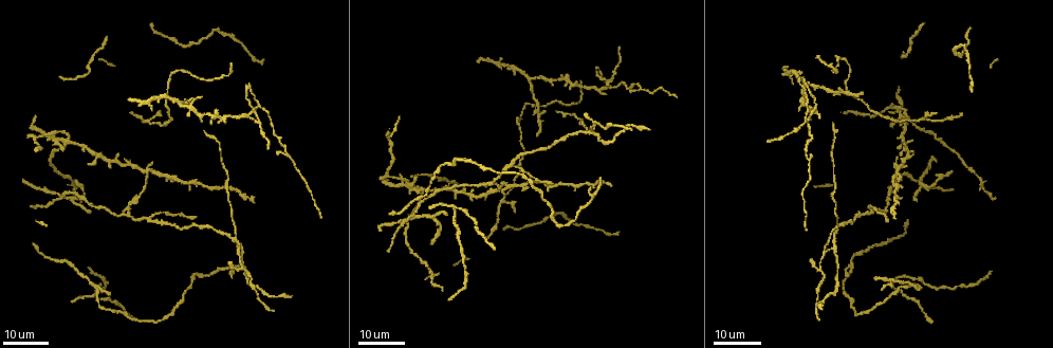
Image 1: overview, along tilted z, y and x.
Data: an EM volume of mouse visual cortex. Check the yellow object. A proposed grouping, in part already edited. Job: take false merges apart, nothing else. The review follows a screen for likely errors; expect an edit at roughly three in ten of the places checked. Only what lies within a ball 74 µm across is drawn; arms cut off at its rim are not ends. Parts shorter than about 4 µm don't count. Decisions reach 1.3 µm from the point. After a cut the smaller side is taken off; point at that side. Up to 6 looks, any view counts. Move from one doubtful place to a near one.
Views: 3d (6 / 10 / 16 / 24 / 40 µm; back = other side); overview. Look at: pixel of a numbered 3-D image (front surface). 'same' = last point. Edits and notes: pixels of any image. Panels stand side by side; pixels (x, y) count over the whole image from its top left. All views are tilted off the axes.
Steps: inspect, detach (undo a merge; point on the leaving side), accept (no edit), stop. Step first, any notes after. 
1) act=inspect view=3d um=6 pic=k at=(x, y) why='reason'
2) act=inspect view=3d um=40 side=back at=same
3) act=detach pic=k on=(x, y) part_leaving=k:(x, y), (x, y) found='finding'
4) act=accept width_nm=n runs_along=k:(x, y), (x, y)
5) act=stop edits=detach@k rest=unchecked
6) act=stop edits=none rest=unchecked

act=inspect view=3d um=24 pic=1 at=(55, 133) why='three-way junction'

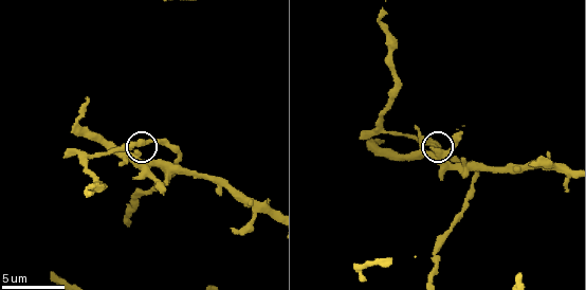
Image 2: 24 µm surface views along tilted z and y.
act=inspect view=3d um=6 pic=2 at=(137, 143)

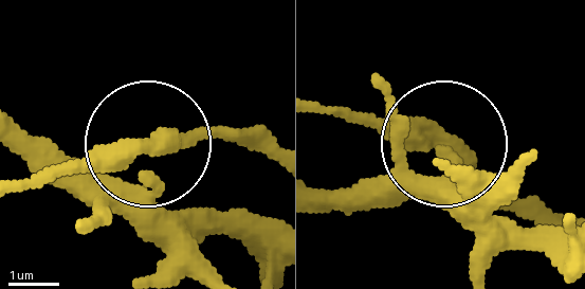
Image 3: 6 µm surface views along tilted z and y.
act=accept arms=3 runs_along=3:(273, 263), (184, 219), (148, 179), (161, 142), (255, 126) found='one cell here'

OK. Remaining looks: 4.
act=inspect view=3d um=16 pic=1 at=(83, 188) why='three arms meet'

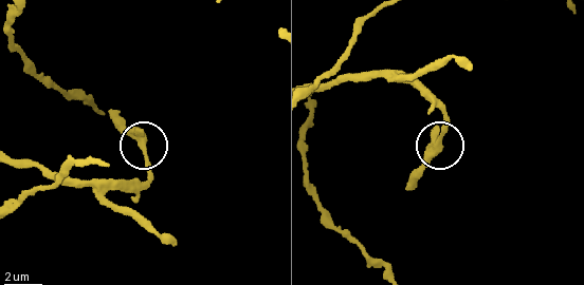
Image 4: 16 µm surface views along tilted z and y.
act=inspect view=3d um=6 pic=4 at=(141, 142)

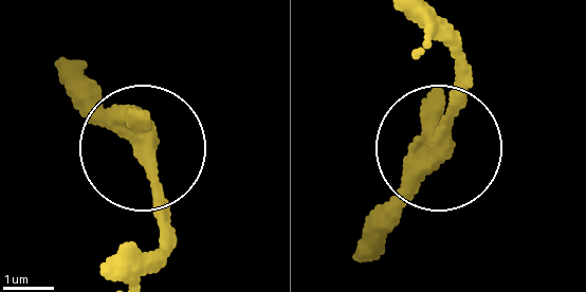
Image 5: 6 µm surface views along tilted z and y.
act=accept width_nm=320 runs_along=5:(123, 251), (159, 245), (152, 159), (69, 83) found='continuous, no second cell'

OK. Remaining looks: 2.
act=inspect view=3d um=24 pic=1 at=(146, 219) why='branch point'

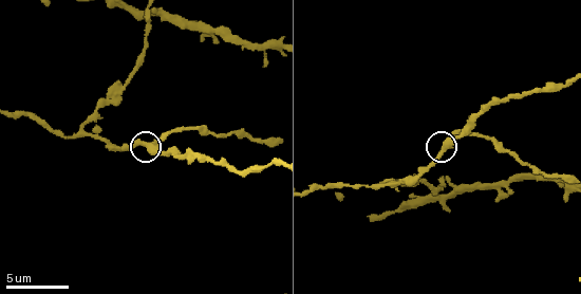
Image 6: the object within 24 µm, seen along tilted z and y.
act=inspect view=3d um=6 pic=6 at=(152, 147) why='zoom in'

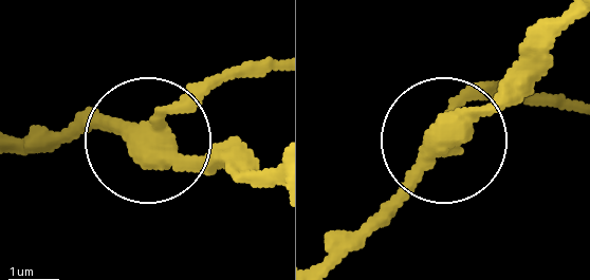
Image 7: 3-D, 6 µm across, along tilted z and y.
act=accept width_nm=370 runs_along=7:(275, 172), (171, 153), (150, 137), (159, 114), (218, 73) found='all the same cell'

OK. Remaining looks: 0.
act=stop edits=none rest=unchecked

